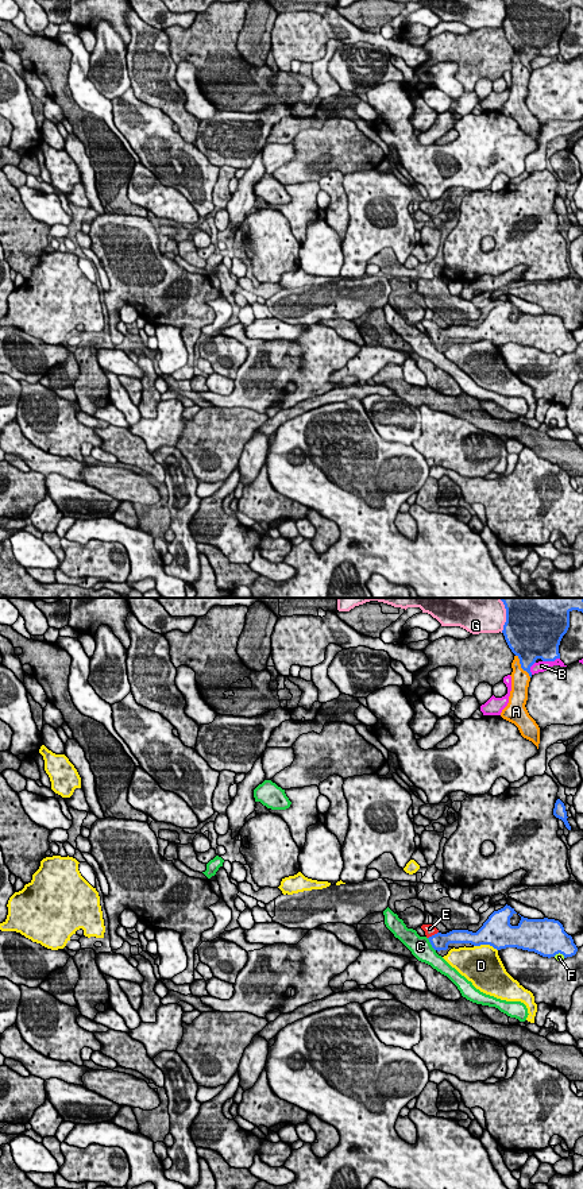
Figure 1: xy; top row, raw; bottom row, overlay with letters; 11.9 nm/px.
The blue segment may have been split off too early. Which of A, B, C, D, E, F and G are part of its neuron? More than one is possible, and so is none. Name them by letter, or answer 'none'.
E

